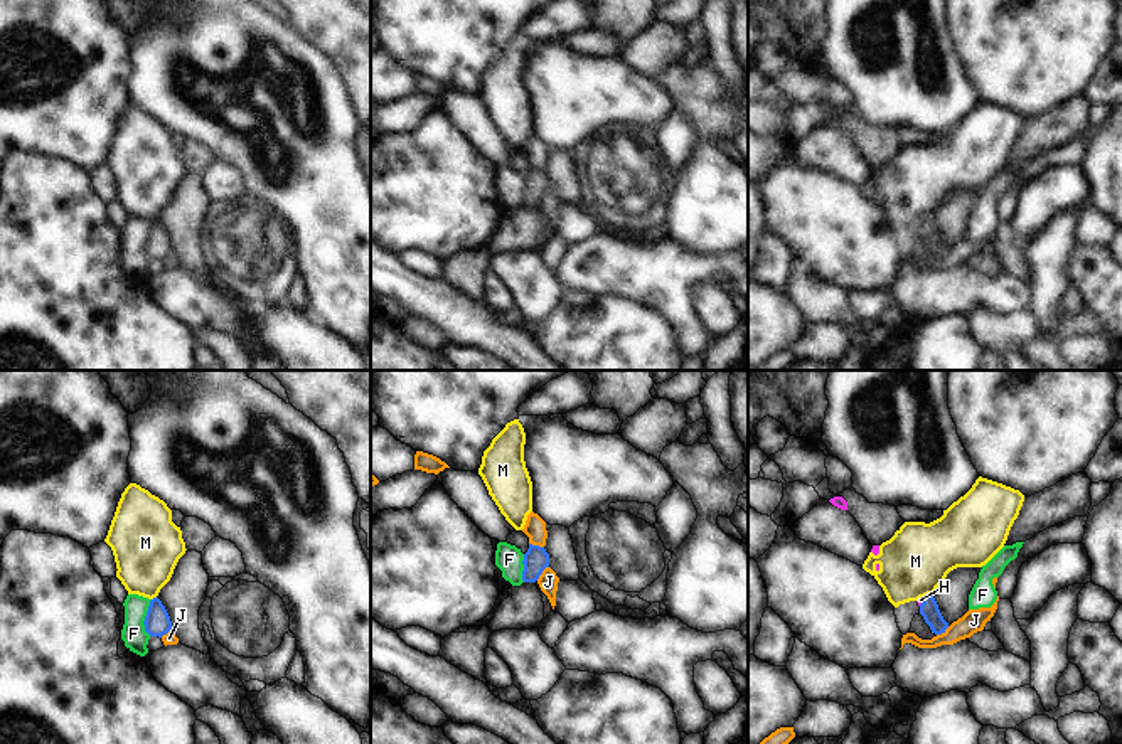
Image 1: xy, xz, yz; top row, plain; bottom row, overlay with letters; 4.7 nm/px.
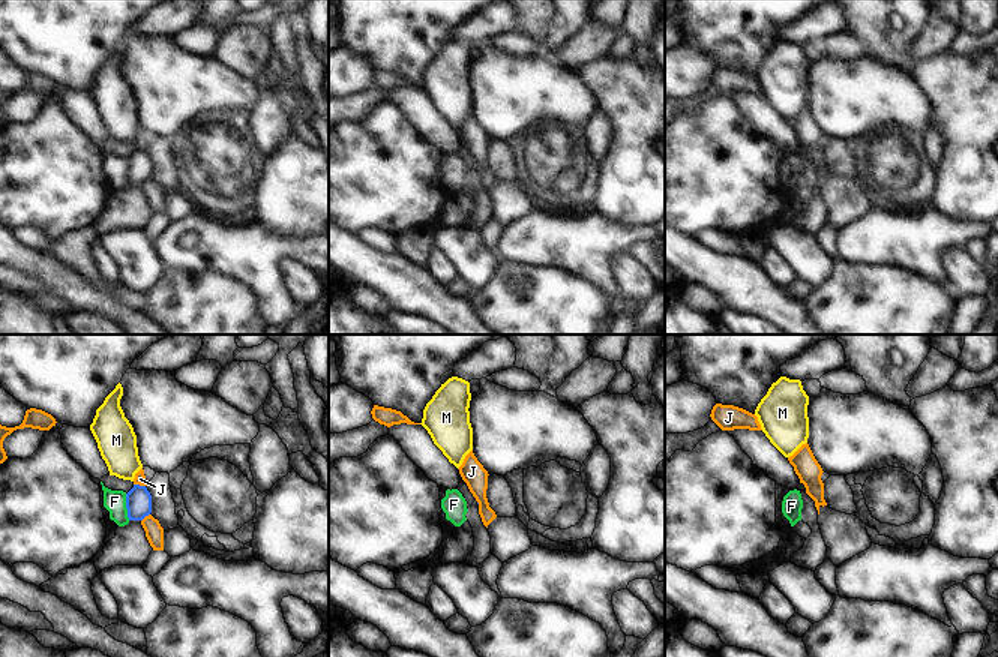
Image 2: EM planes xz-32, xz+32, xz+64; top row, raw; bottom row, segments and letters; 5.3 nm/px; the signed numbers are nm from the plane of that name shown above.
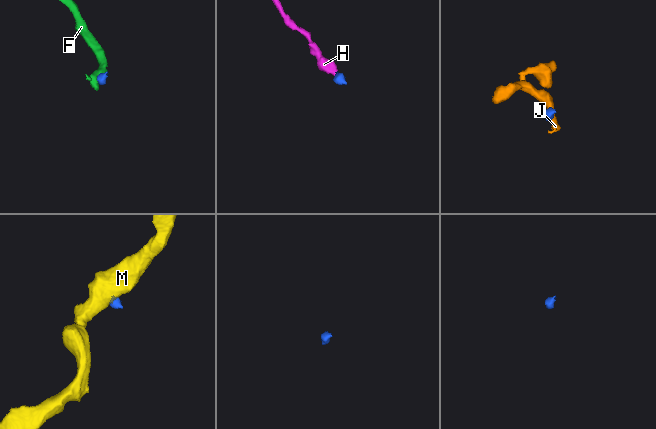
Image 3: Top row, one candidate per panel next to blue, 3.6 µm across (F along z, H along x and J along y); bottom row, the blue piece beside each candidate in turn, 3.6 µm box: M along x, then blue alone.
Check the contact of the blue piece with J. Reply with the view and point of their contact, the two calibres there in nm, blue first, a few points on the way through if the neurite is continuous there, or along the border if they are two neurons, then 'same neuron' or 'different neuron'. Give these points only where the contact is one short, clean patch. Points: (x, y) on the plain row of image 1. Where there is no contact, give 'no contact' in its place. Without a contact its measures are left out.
contact xz (541, 196); calibres 120 and 100 nm; border xz (548, 189), (536, 202); different neuron

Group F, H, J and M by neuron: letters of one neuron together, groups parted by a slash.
F J / H / M

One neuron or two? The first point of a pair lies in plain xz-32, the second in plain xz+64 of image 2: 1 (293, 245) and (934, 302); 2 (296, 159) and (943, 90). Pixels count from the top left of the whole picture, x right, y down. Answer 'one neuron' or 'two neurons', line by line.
1: two neurons
2: one neuron

